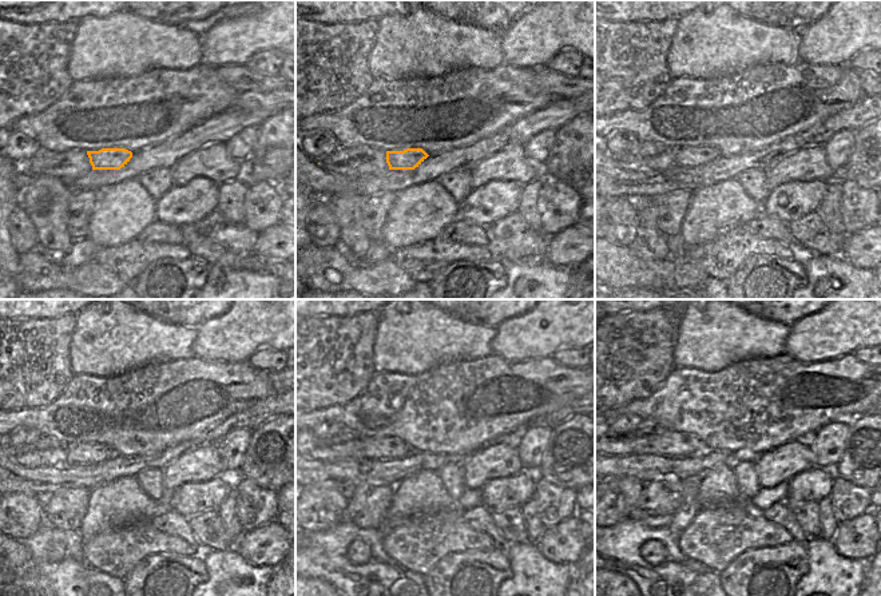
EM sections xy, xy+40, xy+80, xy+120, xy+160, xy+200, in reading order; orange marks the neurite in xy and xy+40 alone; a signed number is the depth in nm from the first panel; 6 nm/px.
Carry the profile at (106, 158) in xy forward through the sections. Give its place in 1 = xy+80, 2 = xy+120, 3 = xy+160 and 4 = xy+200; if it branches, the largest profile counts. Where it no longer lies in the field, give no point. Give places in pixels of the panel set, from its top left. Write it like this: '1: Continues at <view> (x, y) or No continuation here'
1: Continues at xy+80 (683, 157)
2: Continues at xy+120 (84, 452)
3: Continues at xy+160 (374, 448)
4: Continues at xy+200 (662, 442).

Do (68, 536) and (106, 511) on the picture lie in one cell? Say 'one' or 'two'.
two

